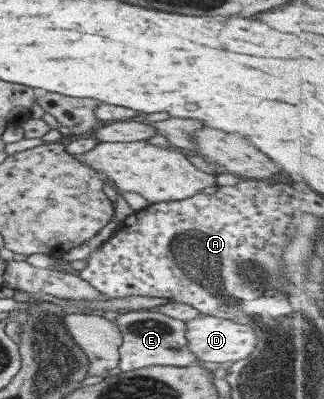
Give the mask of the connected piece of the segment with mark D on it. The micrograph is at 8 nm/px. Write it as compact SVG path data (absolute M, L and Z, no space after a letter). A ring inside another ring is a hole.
M207 315L184 322L184 336L187 350L193 353L195 359L207 363L231 362L233 364L239 359L245 359L257 345L257 337L251 327L247 327L247 325L239 327L239 323ZM239 331L241 331L241 335L239 335Z

